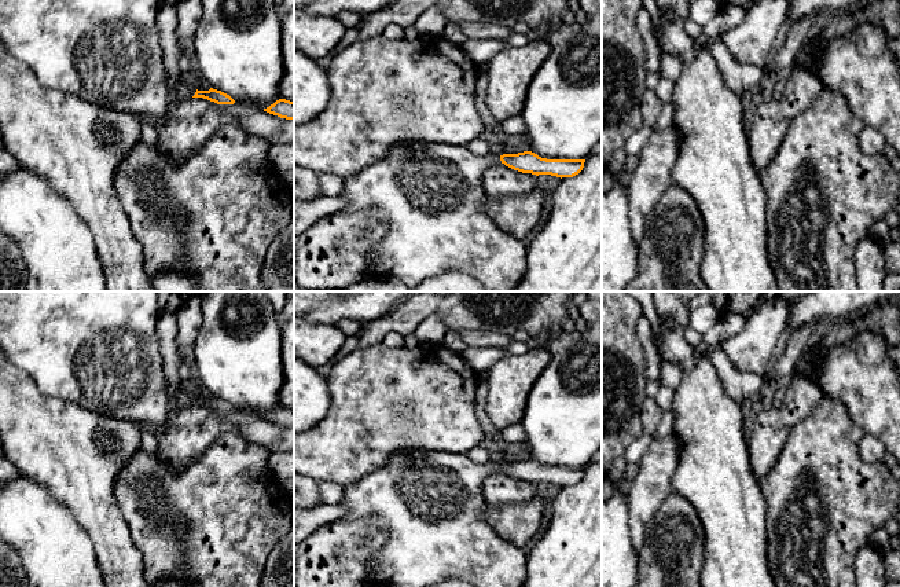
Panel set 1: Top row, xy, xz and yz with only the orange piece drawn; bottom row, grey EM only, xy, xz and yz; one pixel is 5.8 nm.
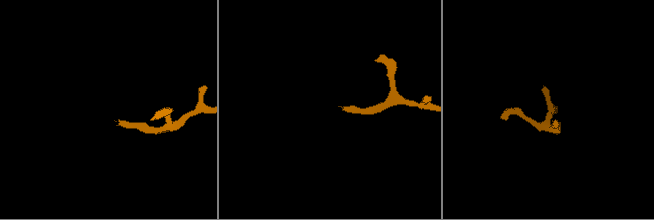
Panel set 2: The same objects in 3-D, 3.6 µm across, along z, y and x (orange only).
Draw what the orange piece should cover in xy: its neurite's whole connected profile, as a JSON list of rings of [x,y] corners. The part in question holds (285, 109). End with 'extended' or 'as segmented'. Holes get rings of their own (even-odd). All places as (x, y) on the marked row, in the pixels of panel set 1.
[[[279,99],[264,111],[286,120],[294,120],[294,102]]]; as segmented

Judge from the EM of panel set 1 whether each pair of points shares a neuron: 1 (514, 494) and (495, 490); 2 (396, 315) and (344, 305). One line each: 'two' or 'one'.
1: one
2: two

